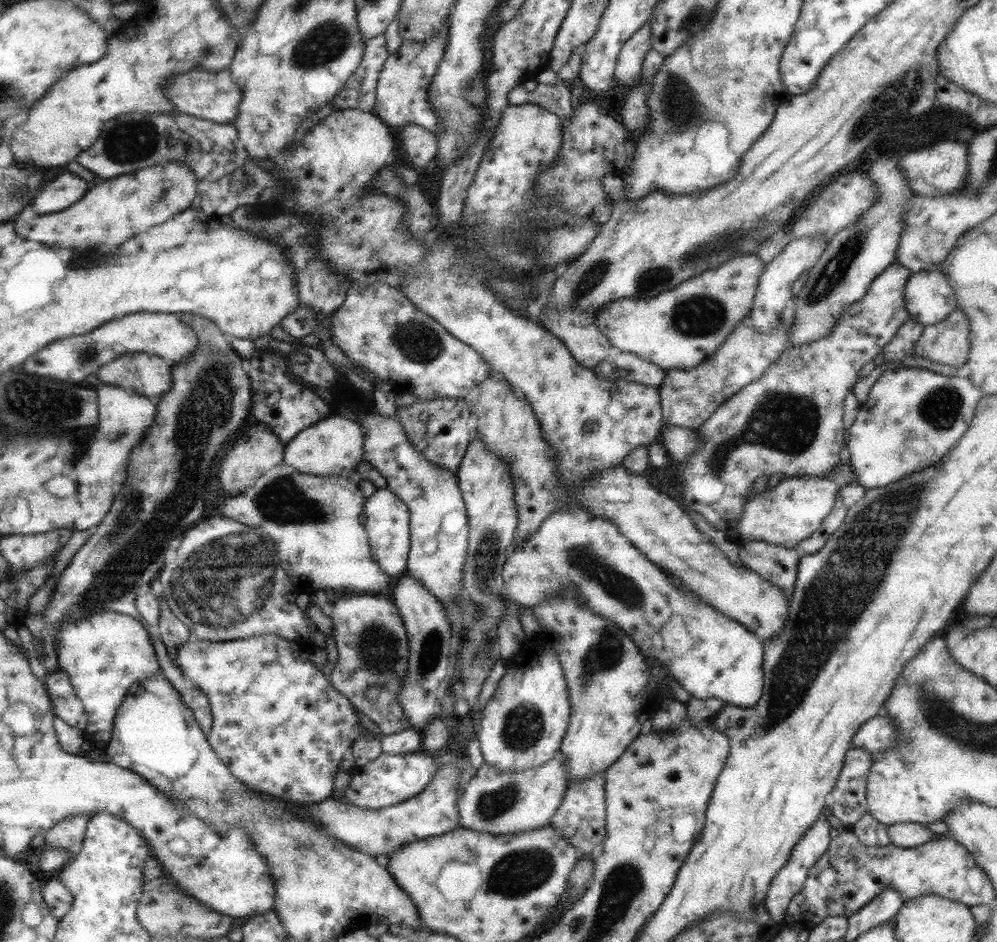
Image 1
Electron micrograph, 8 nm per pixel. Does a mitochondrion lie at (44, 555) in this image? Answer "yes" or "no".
no

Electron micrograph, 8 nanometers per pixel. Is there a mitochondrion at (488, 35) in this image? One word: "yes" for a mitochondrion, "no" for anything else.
no

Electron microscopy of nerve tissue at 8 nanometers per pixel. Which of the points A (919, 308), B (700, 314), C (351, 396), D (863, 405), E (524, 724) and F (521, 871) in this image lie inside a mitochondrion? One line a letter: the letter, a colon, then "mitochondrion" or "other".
A: other
B: mitochondrion
C: other
D: other
E: mitochondrion
F: mitochondrion

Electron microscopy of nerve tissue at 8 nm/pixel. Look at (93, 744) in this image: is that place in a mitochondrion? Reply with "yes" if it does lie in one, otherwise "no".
no

